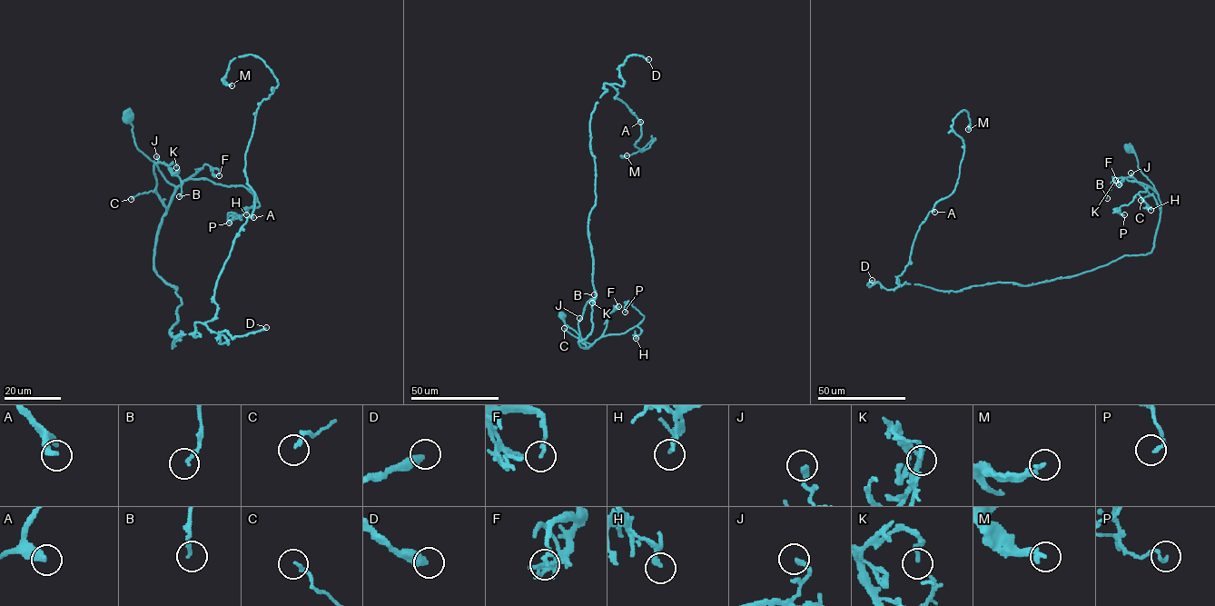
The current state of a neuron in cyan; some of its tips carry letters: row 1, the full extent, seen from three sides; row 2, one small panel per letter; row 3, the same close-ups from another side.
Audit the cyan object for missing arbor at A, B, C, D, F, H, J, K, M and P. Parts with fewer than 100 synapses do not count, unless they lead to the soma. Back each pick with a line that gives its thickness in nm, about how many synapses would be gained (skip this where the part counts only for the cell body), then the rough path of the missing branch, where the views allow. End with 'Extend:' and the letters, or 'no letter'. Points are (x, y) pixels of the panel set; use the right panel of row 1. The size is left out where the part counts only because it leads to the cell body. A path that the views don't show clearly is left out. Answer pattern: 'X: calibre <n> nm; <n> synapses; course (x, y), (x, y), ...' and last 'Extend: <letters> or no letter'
D: calibre 420 nm; 110 synapses; course (872, 280), (884, 276), (898, 286), (907, 299), (912, 299), (911, 294), (902, 291)
Extend: D

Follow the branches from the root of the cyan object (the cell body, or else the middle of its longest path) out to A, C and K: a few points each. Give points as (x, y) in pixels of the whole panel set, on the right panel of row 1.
A: (1128, 148), (1160, 203), (1146, 254), (1025, 285), (901, 285), (895, 277), (919, 226), (934, 212)
C: (1128, 148), (1135, 154), (1138, 167), (1157, 192), (1160, 208), (1151, 195), (1140, 200)
K: (1128, 148), (1135, 154), (1138, 167), (1157, 192), (1160, 208), (1154, 197), (1133, 178), (1113, 177), (1115, 180)

